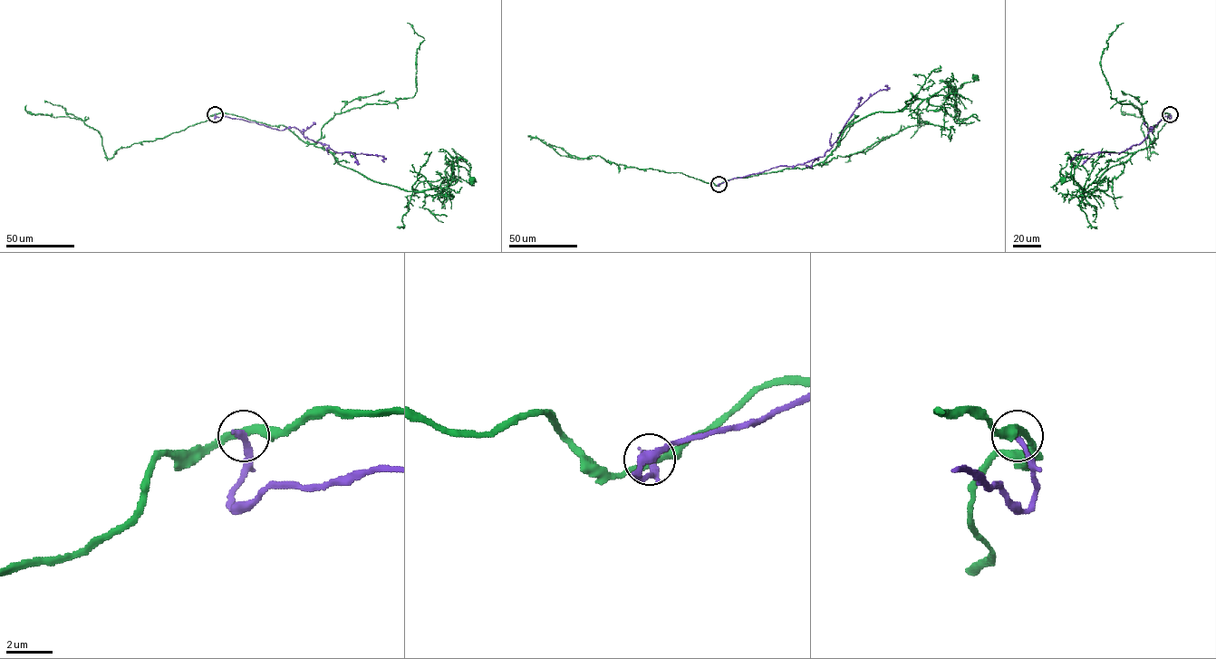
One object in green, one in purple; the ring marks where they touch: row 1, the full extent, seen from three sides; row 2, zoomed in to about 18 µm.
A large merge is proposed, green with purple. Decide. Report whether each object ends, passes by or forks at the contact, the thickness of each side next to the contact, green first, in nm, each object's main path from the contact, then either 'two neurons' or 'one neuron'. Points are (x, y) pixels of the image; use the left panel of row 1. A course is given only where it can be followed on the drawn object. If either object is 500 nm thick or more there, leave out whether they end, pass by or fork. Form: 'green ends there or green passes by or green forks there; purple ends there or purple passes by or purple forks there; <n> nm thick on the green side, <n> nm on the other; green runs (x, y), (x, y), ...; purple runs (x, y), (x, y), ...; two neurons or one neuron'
green passes by; purple ends there; 300 nm thick on the green side, 300 nm on the other; green runs (215, 114), (284, 125), (339, 164), (409, 191), (453, 184), (461, 158), (470, 164), (472, 180); purple runs (215, 114), (215, 118), (242, 119), (279, 130), (294, 127), (336, 152), (380, 155), (384, 161); two neurons

